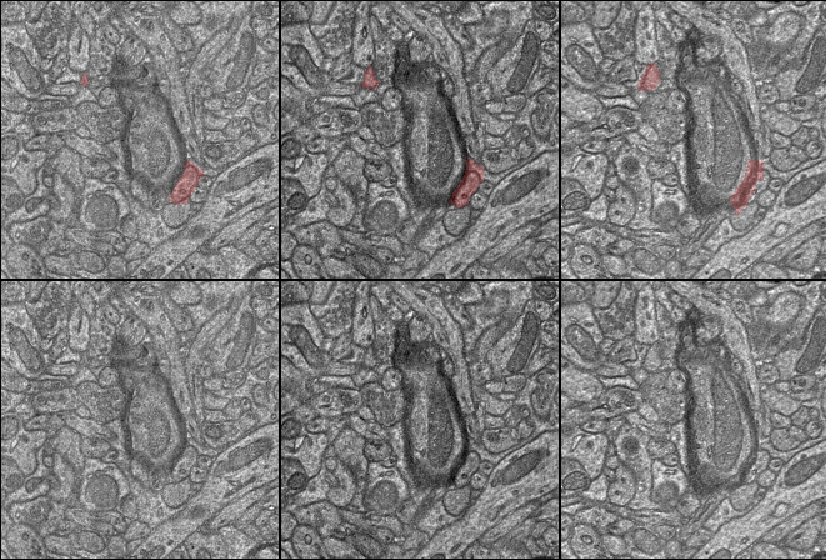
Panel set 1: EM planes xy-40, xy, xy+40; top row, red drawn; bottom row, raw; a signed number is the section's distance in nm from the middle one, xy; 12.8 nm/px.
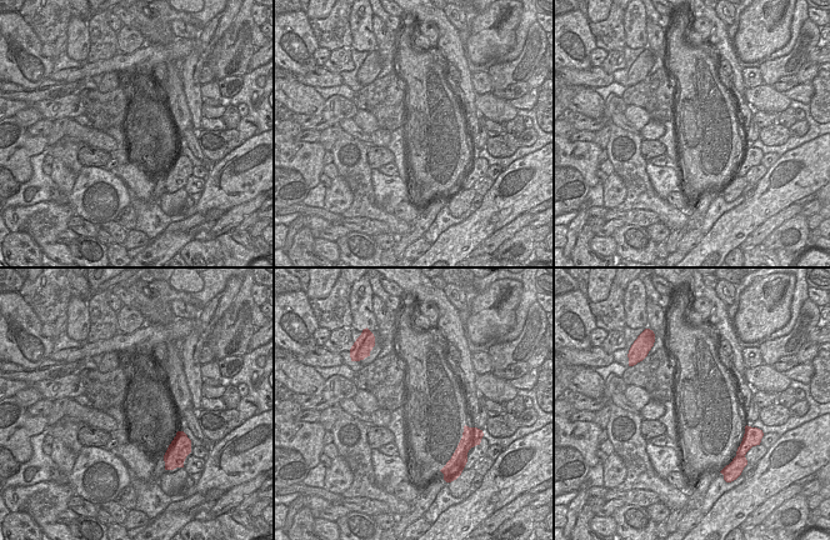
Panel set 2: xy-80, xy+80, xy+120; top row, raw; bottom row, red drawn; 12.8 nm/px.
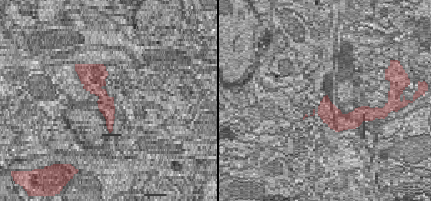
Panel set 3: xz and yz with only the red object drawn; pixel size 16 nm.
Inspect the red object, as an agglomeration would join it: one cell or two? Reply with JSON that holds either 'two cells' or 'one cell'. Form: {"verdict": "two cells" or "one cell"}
{"verdict": "two cells"}

